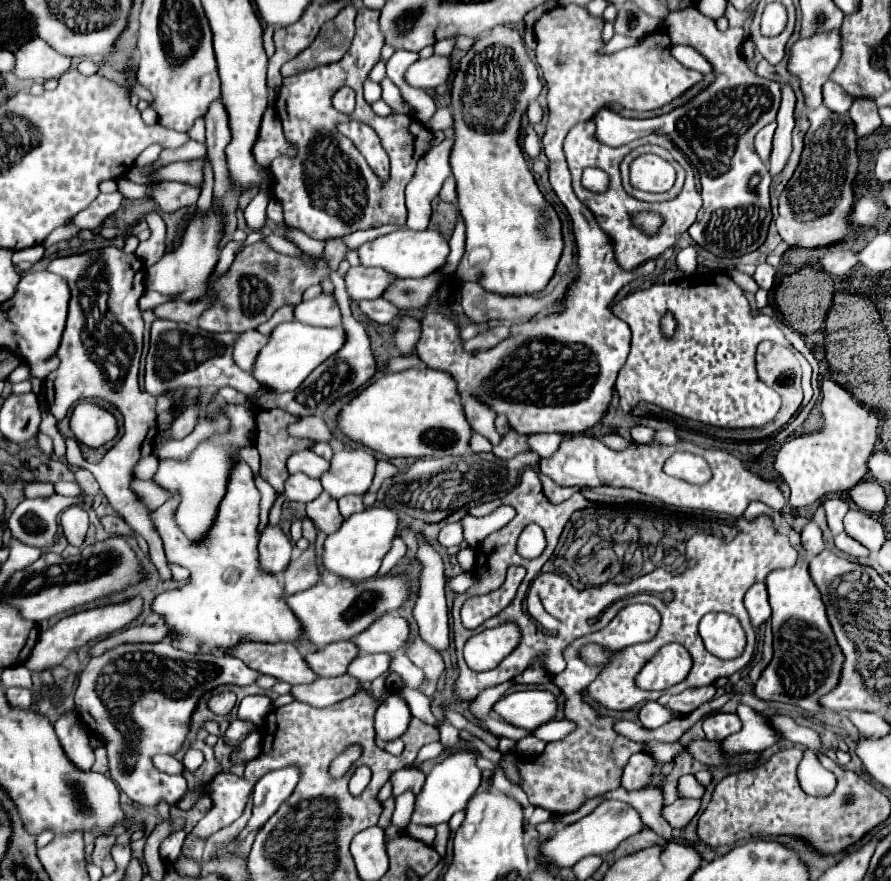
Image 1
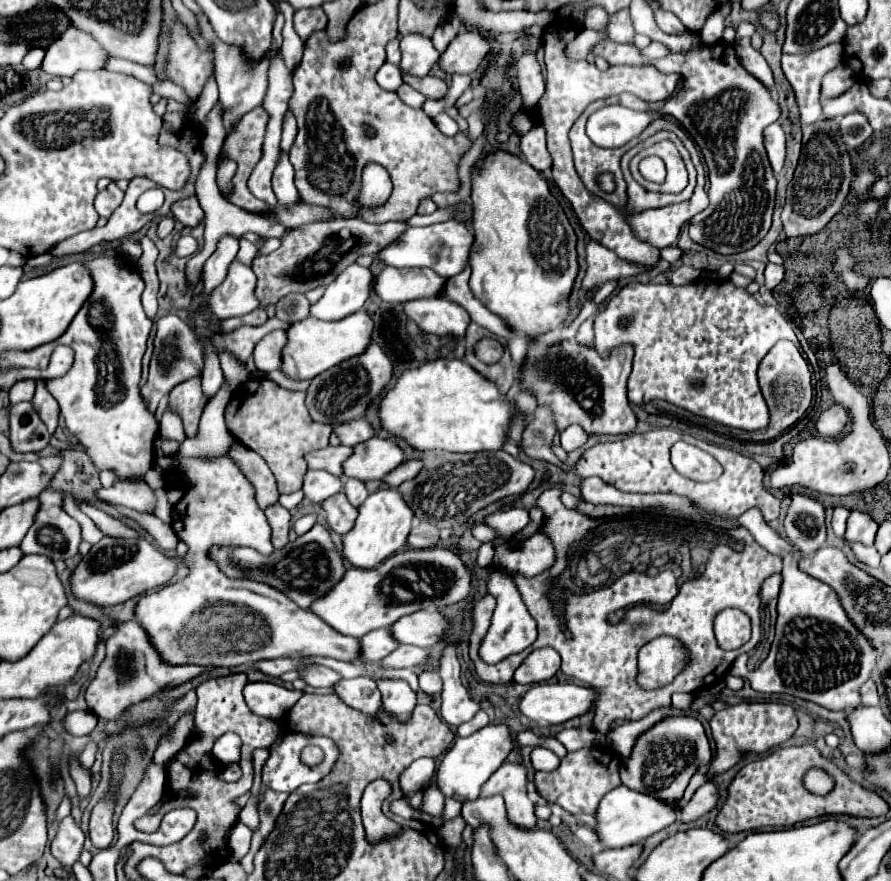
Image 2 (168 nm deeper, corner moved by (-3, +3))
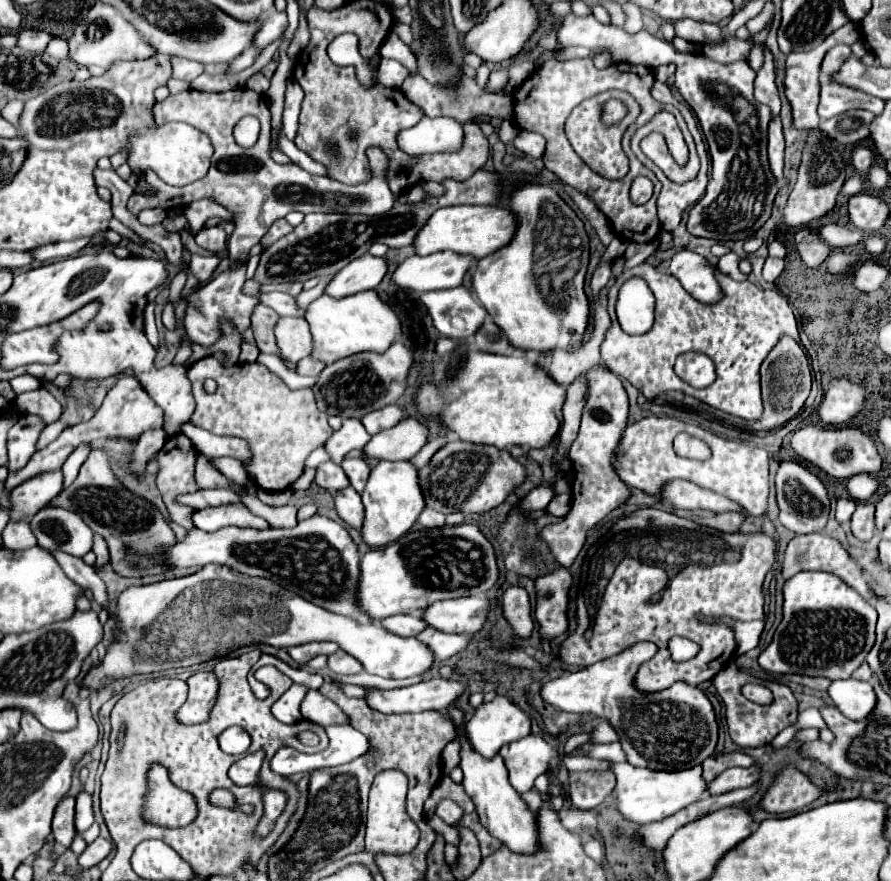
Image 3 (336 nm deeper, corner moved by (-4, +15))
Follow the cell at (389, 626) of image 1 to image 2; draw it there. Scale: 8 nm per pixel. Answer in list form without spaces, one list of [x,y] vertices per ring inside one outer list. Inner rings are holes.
[[[416,611],[404,615],[392,625],[392,637],[402,645],[418,645],[418,647],[432,647],[444,637],[446,619],[434,611]]]

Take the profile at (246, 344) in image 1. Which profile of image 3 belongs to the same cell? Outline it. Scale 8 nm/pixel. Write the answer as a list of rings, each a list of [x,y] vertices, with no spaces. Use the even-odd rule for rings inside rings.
[[[281,317],[275,327],[275,337],[283,357],[293,363],[313,353],[313,337],[303,317]]]

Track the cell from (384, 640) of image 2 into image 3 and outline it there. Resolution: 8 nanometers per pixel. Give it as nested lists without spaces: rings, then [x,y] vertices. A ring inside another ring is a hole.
[[[391,615],[391,617],[383,619],[381,625],[385,629],[389,629],[391,633],[395,633],[395,635],[415,637],[415,635],[419,635],[427,627],[427,621],[423,621],[417,615]]]

